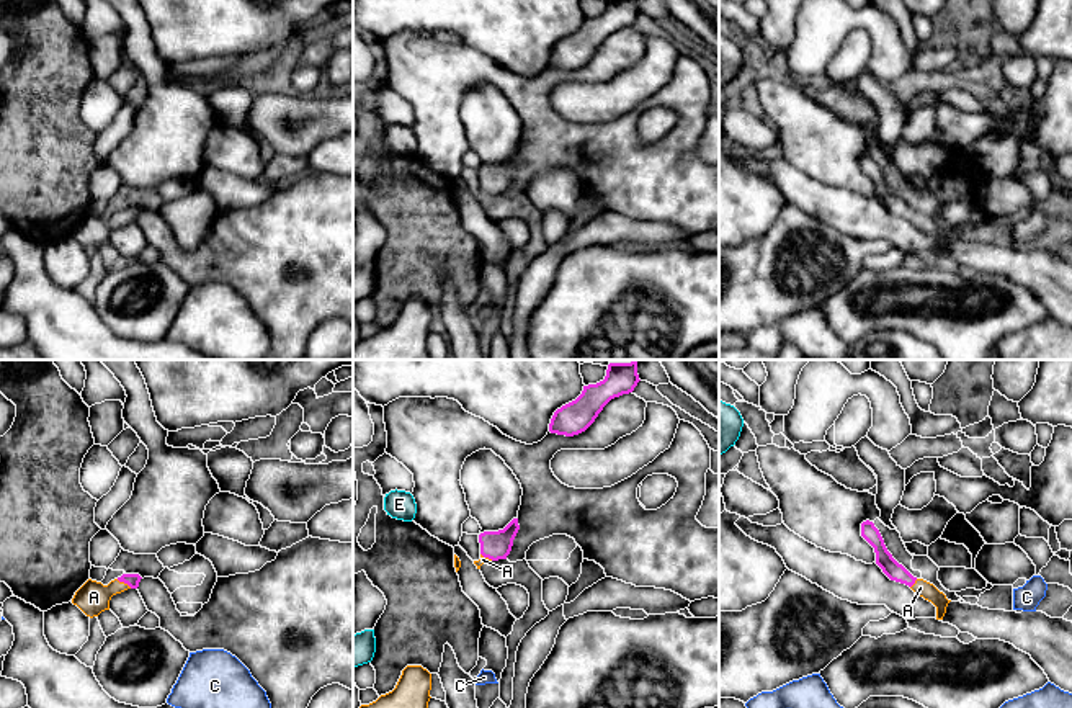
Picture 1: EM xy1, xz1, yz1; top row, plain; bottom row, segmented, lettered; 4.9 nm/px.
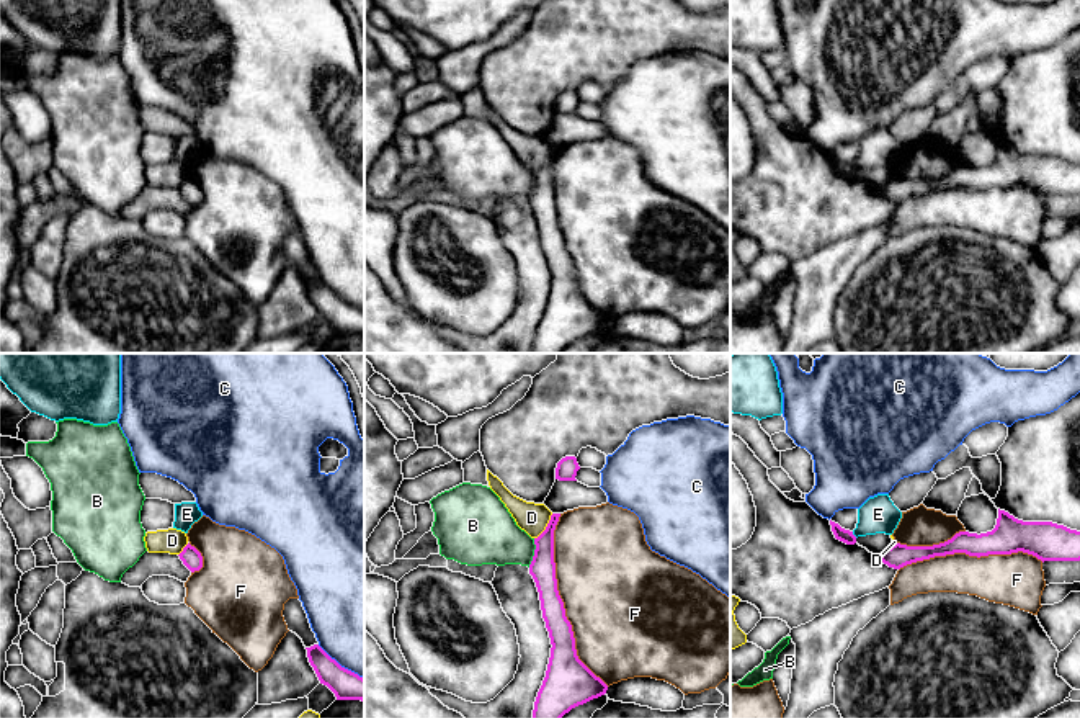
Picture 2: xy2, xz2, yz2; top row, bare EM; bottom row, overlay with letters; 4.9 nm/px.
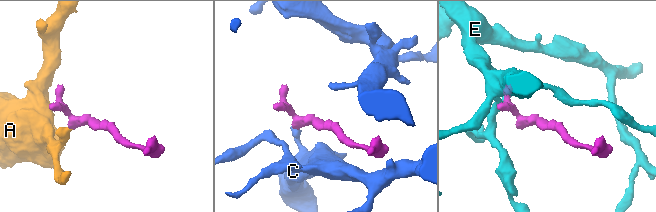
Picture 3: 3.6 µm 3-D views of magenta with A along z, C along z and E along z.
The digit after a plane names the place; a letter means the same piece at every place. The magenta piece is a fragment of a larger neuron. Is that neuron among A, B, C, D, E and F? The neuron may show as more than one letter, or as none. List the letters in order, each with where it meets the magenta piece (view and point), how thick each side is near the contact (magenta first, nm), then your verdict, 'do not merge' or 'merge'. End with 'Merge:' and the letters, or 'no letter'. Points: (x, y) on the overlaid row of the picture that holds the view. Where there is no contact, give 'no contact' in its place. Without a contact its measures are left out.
A: meets magenta in xy1 at (125, 582); 70 nm thick on the magenta side, 160 nm on the other; merge
B: meets magenta in xz2 at (535, 553); 130 nm thick on the magenta side, 280 nm on the other; do not merge
C: meets magenta in xy2 at (339, 664); 140 nm thick on the magenta side, 480 nm on the other; do not merge
D: meets magenta in xz2 at (546, 527); 130 nm thick on the magenta side, 150 nm on the other; do not merge
E: meets magenta in yz2 at (853, 535); 70 nm thick on the magenta side, 180 nm on the other; do not merge
F: meets magenta in xz2 at (561, 601); 130 nm thick on the magenta side, 480 nm on the other; do not merge
Merge: A

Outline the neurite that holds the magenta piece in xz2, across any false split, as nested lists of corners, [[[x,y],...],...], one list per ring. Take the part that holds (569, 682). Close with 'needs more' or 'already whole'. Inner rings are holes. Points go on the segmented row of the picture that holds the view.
[[[552,514],[546,530],[534,538],[536,550],[529,564],[552,644],[533,718],[562,718],[572,708],[598,698],[608,690],[608,685],[578,659],[572,625],[557,590],[554,530],[559,517],[560,514]]]; already whole

